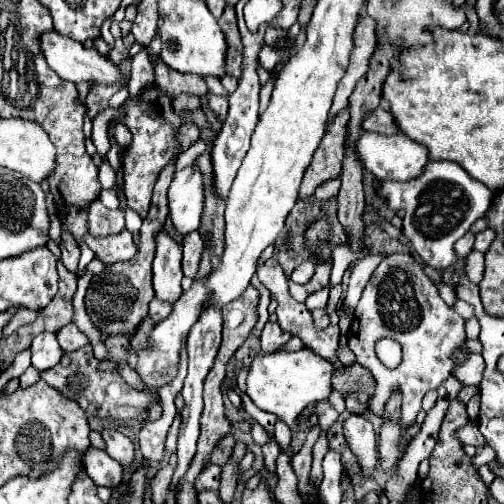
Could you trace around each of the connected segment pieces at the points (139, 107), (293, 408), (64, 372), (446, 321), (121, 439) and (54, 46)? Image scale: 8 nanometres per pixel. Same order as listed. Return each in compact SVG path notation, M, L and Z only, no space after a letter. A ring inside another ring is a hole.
M150 86L138 98L128 102L124 122L132 132L132 144L122 154L122 164L124 164L122 188L124 188L128 208L138 212L142 218L146 218L148 206L150 206L150 194L156 184L156 178L160 170L172 160L174 152L178 150L178 142L174 140L174 134L178 126L184 124L184 118L174 112L172 100L160 88Z
M302 348L298 352L276 352L266 354L260 358L254 358L248 380L246 380L246 394L250 400L264 412L276 414L280 420L284 420L290 427L292 434L296 434L299 426L295 425L296 418L300 412L314 402L326 400L332 392L330 376L334 372L334 366L320 358L310 348Z
M84 346L78 352L70 352L64 354L60 364L50 368L50 370L42 370L40 378L44 382L48 382L52 388L56 388L62 396L74 400L88 416L98 416L98 418L116 418L116 420L126 420L126 418L134 418L138 416L142 410L148 408L150 402L154 402L154 398L148 392L140 392L132 386L128 386L120 374L112 374L112 372L100 372L98 370L98 360L92 354L92 346Z
M388 254L366 284L348 330L350 350L354 352L358 364L366 366L374 376L374 394L368 400L368 408L380 416L392 388L400 388L402 424L414 424L416 414L422 408L424 394L436 390L450 376L454 368L452 350L464 340L464 318L444 304L434 282L426 276L424 268L414 260L414 256ZM380 338L392 338L402 346L402 362L398 368L386 368L376 356L374 346Z
M102 430L102 438L106 442L106 452L118 460L120 464L130 464L134 460L134 444L130 442L130 438L126 438L124 434L120 434L118 430Z
M58 32L42 34L42 52L50 68L68 82L94 82L100 86L124 86L128 82L128 76L120 72L120 68L108 56L102 56L96 48L84 48L80 42L60 36Z

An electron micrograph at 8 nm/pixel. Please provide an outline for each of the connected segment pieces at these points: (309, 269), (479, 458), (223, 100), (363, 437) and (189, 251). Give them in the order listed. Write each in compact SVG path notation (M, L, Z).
M308 260L304 264L300 264L294 272L292 272L292 282L296 284L306 284L314 274L314 260Z
M487 446L477 447L476 453L472 457L472 464L474 468L477 470L480 466L484 464L489 464L490 462L495 461L497 462L497 457L495 451Z
M208 94L208 104L214 112L220 114L220 118L224 120L226 118L226 112L228 112L228 98L226 96L214 96L214 94Z
M352 414L344 422L344 436L348 440L350 450L354 452L364 478L372 478L372 474L378 468L378 436L372 428L372 424L358 414Z
M190 232L182 238L182 246L184 246L184 258L182 258L182 270L184 276L194 278L198 272L198 264L200 264L200 254L204 248L202 236L200 232Z

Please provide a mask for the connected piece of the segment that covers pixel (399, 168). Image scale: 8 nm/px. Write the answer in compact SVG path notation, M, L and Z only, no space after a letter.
M362 132L362 136L356 140L358 156L368 172L372 172L378 180L412 180L414 176L422 174L424 164L428 162L428 150L410 140L408 136L394 134L394 136L382 136L378 132Z

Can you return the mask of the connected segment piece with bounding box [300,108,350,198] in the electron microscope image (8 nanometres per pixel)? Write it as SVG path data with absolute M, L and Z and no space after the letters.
M344 108L330 122L328 132L324 134L320 146L312 156L310 168L306 168L304 180L300 184L300 198L310 198L318 188L318 184L340 174L342 160L344 160L344 136L346 136L348 120L350 120L350 114L348 114L348 108Z

